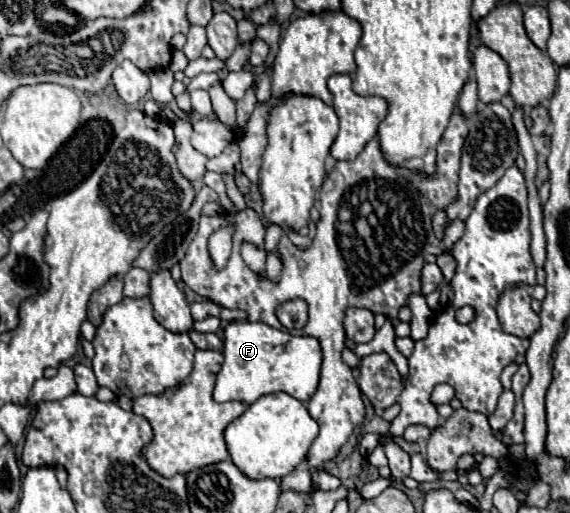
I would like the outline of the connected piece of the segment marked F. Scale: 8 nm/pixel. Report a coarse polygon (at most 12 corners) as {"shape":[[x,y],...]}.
{"shape":[[225,327],[213,399],[307,403],[321,347],[275,327]]}

